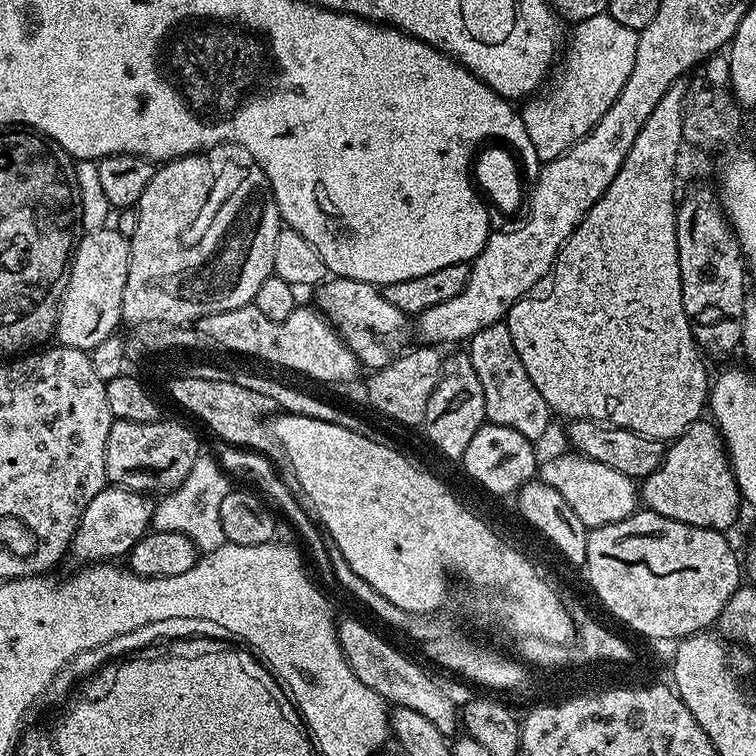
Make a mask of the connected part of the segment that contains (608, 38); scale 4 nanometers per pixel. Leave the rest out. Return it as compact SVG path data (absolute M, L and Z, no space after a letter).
M603 12L594 18L586 18L571 30L572 37L569 40L567 37L559 61L560 69L558 64L551 73L547 87L533 95L525 103L529 103L525 108L519 109L526 134L530 134L530 142L534 142L534 150L541 162L558 158L583 136L589 135L602 114L606 114L606 110L618 98L626 78L630 78L630 70L634 70L638 34L630 30L630 26L614 22L612 16Z

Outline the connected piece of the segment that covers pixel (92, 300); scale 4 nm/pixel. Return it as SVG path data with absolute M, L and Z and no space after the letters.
M105 226L96 232L85 231L75 245L70 267L66 272L66 281L63 285L64 297L60 299L60 313L56 319L55 339L65 348L77 348L83 352L97 348L106 337L117 331L116 327L122 324L122 294L126 290L126 274L130 254L128 253L129 237L117 232L115 227Z

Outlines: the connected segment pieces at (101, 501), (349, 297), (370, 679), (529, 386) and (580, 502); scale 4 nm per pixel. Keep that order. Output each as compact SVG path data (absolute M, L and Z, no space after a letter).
M107 485L102 491L94 496L93 501L86 506L86 511L82 514L75 538L72 540L70 554L72 558L80 560L79 563L101 563L107 560L116 560L125 557L129 550L136 545L137 541L145 535L151 527L152 516L154 514L155 499L145 496L143 493L130 491L128 488L120 488L116 485Z
M337 276L325 279L324 283L315 289L314 295L315 307L340 333L341 338L348 343L348 349L356 355L356 359L365 369L375 370L386 366L390 357L401 351L400 339L407 328L409 331L409 317L405 316L402 310L398 310L398 306L386 302L383 291L377 285Z
M343 620L338 624L340 633L340 650L344 653L344 661L350 666L352 673L370 690L374 690L389 705L397 708L418 710L425 718L430 718L442 734L451 737L456 726L458 728L458 708L440 689L440 684L420 664L415 664L408 656L403 656L388 640L383 640L376 632L371 632L360 620Z
M507 323L491 324L486 330L478 330L478 334L467 341L466 351L472 360L474 374L478 374L478 382L482 382L487 423L510 426L527 440L540 442L548 432L548 423L554 420L554 413L538 386L530 382L530 374L526 374L526 366L522 366L522 358L518 358L518 350L514 350L514 338L510 338Z
M567 450L561 456L539 465L538 476L546 486L554 486L562 498L566 498L570 510L582 518L589 530L601 528L614 522L622 522L638 508L638 484L633 477L618 474L618 470L610 470L610 466L602 466L602 462L594 462L581 456L575 450Z

